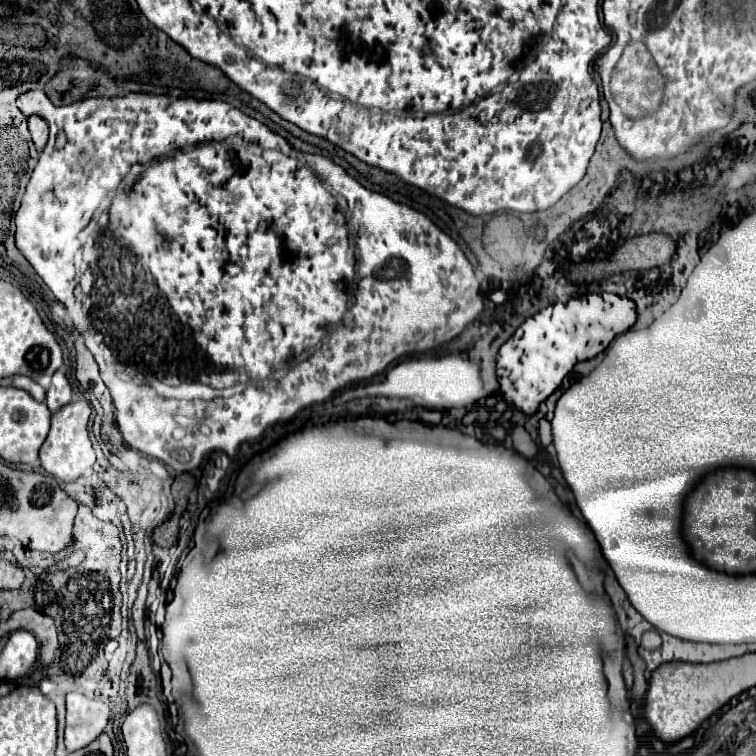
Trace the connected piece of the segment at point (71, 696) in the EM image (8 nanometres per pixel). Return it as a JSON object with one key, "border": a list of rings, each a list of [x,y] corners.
{"border":[[[67,693],[65,747],[69,753],[93,743],[109,723],[109,705],[81,693]]]}

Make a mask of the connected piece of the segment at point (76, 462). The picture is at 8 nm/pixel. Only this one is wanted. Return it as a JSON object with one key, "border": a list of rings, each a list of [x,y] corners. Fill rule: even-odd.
{"border":[[[73,401],[65,407],[61,407],[57,413],[53,413],[51,431],[45,439],[45,443],[41,445],[39,457],[41,457],[43,469],[49,475],[53,475],[55,479],[71,483],[71,481],[79,479],[83,475],[83,471],[95,463],[95,451],[93,451],[93,443],[89,437],[91,415],[93,415],[93,409],[87,401]]]}

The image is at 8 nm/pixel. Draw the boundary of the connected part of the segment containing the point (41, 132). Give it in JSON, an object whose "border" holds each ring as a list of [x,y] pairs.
{"border":[[[29,117],[29,131],[37,153],[41,153],[47,145],[47,123],[41,117]]]}

